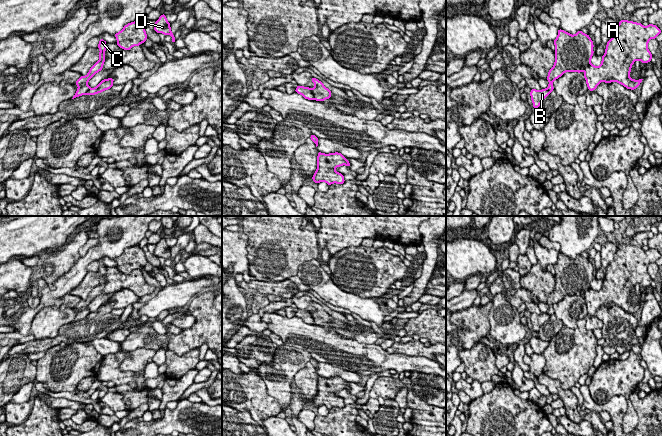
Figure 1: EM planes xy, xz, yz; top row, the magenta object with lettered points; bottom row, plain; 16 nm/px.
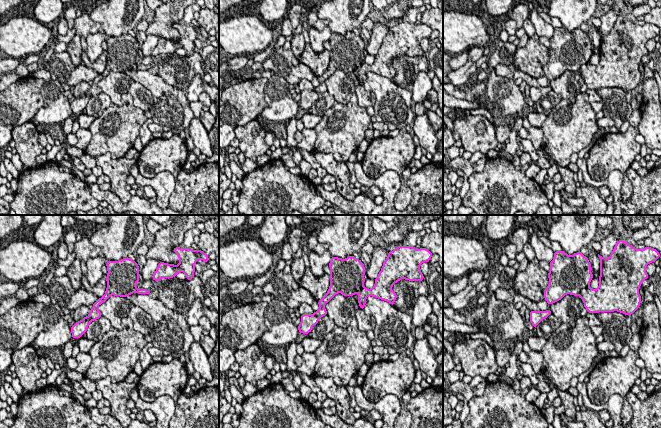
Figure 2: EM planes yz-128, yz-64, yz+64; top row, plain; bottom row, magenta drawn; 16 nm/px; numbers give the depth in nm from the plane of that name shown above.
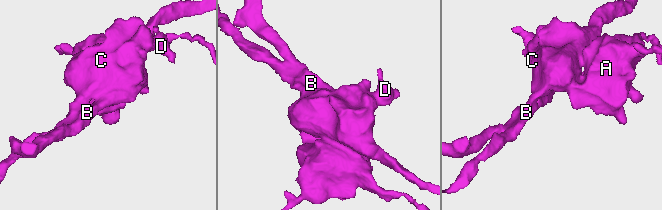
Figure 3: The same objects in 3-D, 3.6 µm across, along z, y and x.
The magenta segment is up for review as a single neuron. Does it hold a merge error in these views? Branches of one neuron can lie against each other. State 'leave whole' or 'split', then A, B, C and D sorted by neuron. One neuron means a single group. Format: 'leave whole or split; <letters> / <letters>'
split; A B / C D

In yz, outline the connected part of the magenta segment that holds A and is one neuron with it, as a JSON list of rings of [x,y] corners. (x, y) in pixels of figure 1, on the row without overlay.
[[[621,244],[613,261],[607,266],[601,289],[589,288],[585,291],[584,302],[588,314],[594,315],[602,305],[607,308],[615,305],[627,313],[636,313],[643,303],[631,303],[631,291],[636,284],[651,286],[652,278],[647,269],[650,263],[655,263],[661,256],[653,248],[644,251],[642,247]]]

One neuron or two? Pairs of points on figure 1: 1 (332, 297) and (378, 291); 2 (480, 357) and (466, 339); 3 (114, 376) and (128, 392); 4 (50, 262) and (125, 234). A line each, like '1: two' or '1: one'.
1: two
2: two
3: one
4: two

